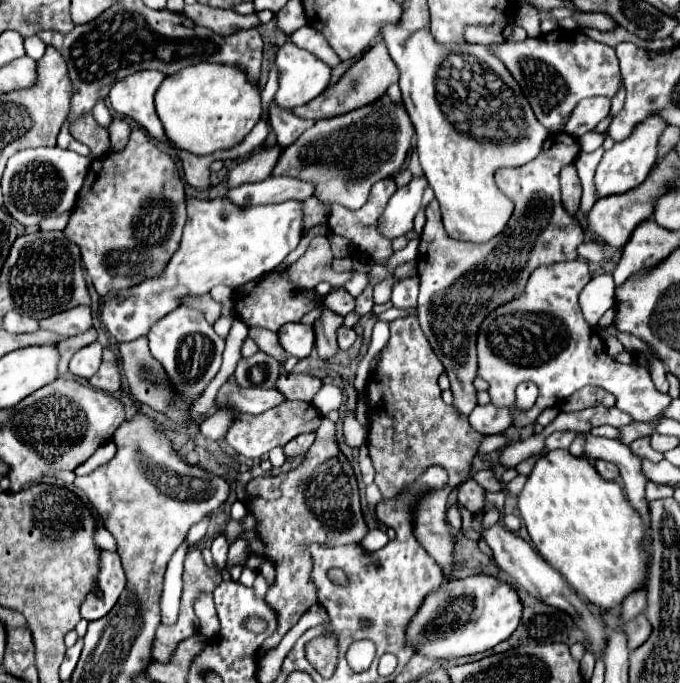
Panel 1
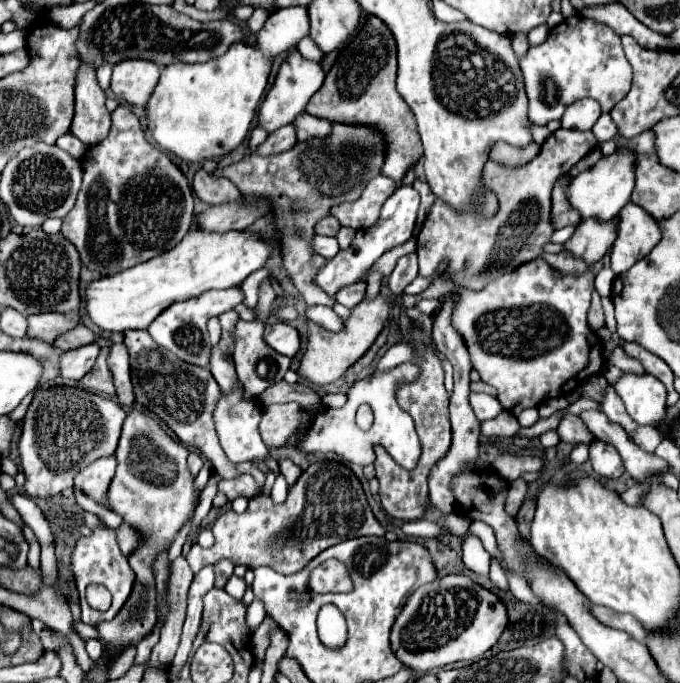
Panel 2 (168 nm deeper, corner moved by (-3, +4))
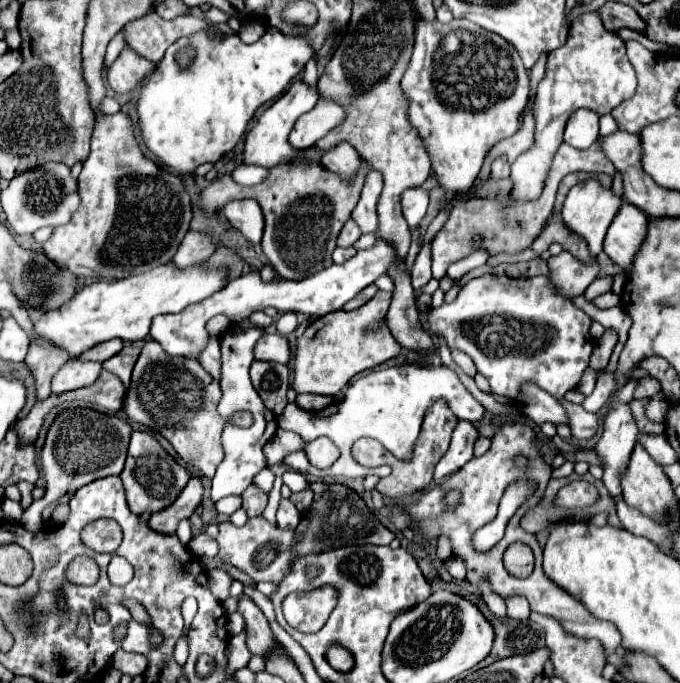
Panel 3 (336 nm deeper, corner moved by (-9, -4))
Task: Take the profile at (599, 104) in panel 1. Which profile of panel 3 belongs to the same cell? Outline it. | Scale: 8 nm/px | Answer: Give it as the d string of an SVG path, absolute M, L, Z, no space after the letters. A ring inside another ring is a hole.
M576 110L566 124L564 142L574 148L590 148L598 138L598 114L592 110Z

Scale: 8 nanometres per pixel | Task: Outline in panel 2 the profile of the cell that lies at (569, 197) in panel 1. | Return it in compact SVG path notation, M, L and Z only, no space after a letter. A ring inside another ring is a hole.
M564 174L556 180L554 190L552 190L552 222L556 228L564 228L570 224L578 224L580 222L580 214L578 210L574 210L568 202L568 186L570 186L572 176Z

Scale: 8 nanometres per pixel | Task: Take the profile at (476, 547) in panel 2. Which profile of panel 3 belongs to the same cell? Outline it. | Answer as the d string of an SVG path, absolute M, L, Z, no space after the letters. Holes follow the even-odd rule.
M482 580L482 582L480 582L480 588L482 588L482 596L484 596L484 602L488 604L490 612L492 612L494 616L506 616L506 604L504 604L504 598L500 598L498 594L494 594L494 592L490 590L488 580Z

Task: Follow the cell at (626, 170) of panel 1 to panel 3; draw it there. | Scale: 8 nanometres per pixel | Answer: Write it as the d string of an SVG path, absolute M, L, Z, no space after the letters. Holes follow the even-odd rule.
M586 180L586 182L576 184L570 190L570 194L566 196L564 206L562 206L562 222L566 224L566 228L570 232L574 232L586 240L592 256L598 256L602 252L604 234L606 234L612 218L616 216L616 210L620 208L620 204L622 204L622 198L614 196L610 188L602 188L596 180Z

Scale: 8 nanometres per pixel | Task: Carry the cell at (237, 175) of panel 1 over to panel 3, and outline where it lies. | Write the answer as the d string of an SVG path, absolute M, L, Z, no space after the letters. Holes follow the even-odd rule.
M320 98L318 104L312 108L312 112L302 114L302 118L294 124L290 134L290 144L298 150L312 148L330 130L340 126L344 122L344 116L346 110L342 104L330 98Z

